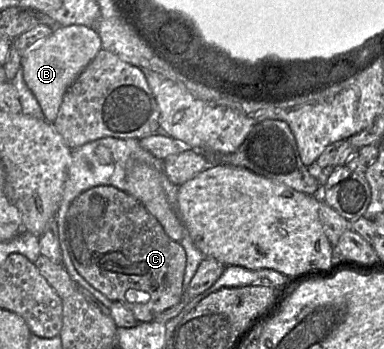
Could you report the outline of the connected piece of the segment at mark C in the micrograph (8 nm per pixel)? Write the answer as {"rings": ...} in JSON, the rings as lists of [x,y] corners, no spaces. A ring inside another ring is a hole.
{"rings":[[[100,185],[92,187],[78,195],[70,204],[65,221],[65,243],[73,265],[78,273],[95,289],[104,294],[112,302],[120,302],[134,315],[138,323],[152,322],[163,311],[175,306],[183,298],[183,278],[186,268],[186,253],[179,242],[172,240],[160,223],[147,211],[135,197],[114,186]]]}

